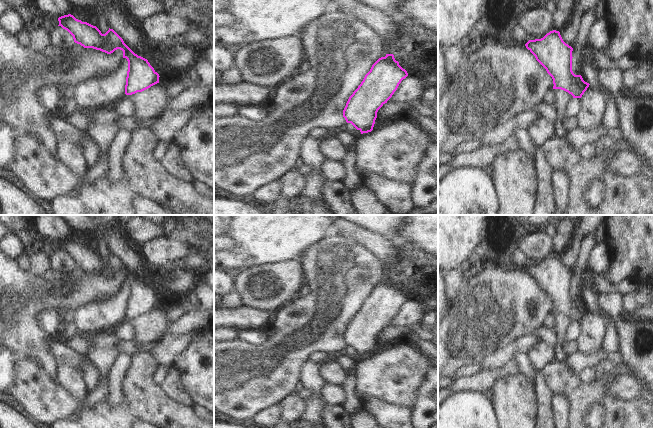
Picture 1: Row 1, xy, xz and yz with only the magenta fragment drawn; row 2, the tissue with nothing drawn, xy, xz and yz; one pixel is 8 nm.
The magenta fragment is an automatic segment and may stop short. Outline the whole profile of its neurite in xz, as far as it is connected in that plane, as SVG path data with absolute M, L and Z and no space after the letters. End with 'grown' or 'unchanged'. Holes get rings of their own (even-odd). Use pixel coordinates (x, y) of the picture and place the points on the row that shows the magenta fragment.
M393 54L379 58L349 97L343 117L357 130L373 130L378 110L392 97L399 84L408 76Z; unchanged

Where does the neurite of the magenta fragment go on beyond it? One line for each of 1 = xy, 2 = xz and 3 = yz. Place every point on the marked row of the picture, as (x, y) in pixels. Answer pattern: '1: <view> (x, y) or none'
1: none
2: none
3: none

